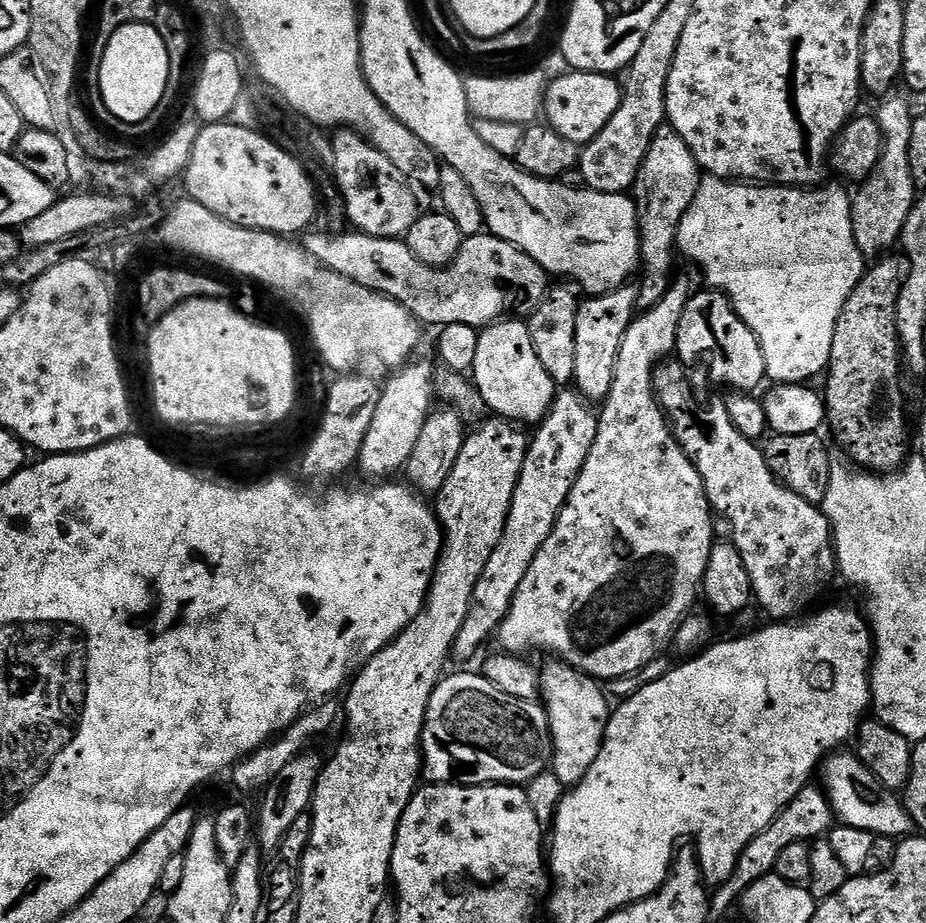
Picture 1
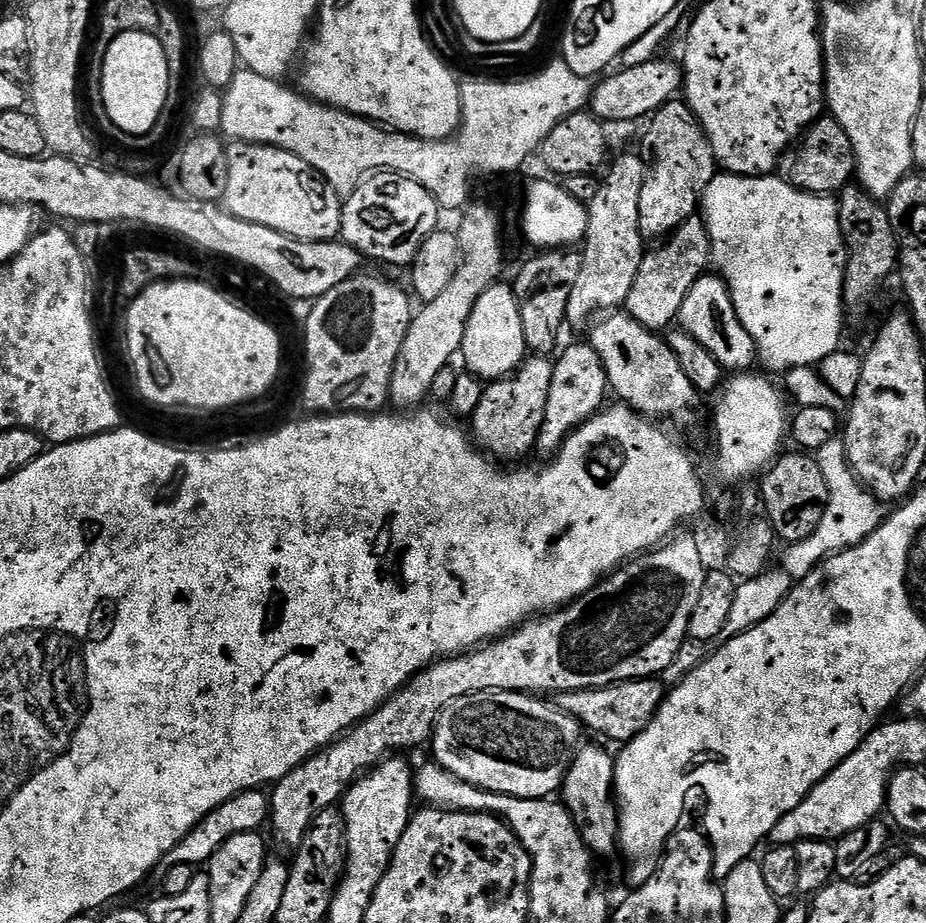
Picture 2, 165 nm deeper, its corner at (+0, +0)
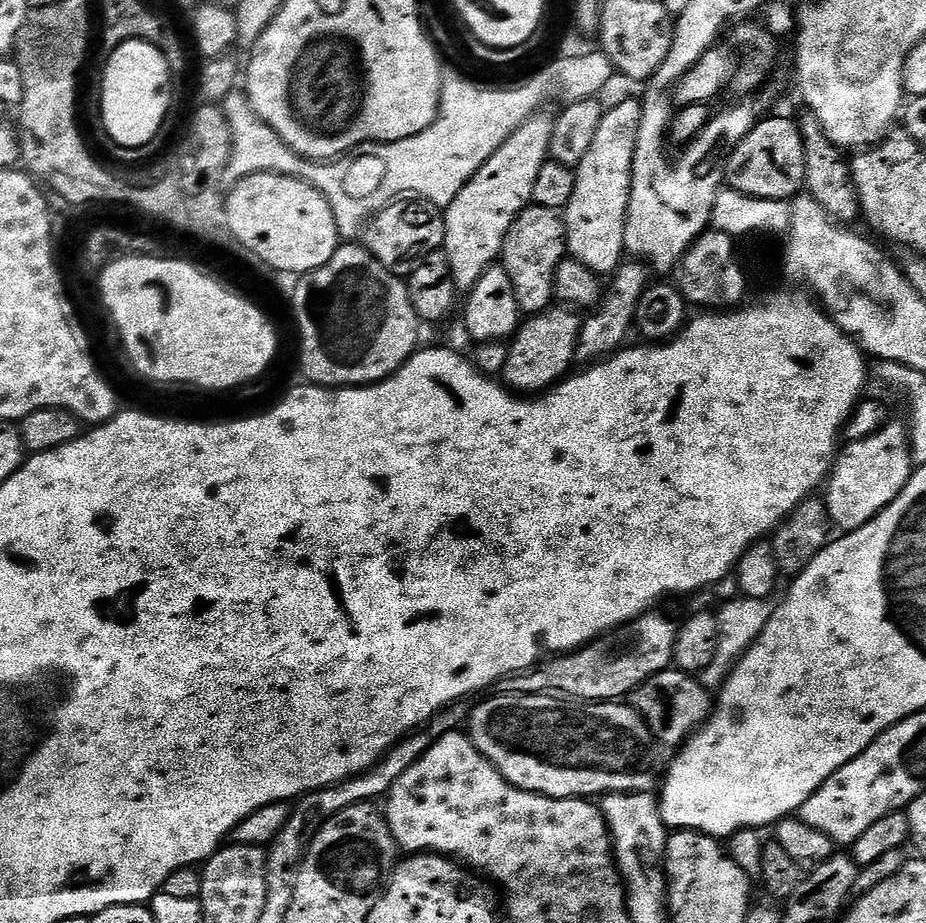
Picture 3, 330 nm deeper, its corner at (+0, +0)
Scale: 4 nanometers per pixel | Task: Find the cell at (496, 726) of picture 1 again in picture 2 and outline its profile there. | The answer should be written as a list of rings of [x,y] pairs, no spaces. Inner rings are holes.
[[[495,690],[491,692],[475,692],[469,696],[458,698],[455,702],[449,704],[446,711],[442,714],[442,718],[436,727],[436,735],[430,741],[430,748],[436,751],[435,761],[440,763],[446,770],[454,773],[458,779],[470,782],[476,788],[485,788],[488,792],[500,792],[504,796],[517,796],[527,800],[542,800],[559,793],[570,766],[576,760],[576,753],[582,747],[582,741],[580,741],[582,725],[579,720],[576,720],[568,712],[563,712],[555,703],[547,704],[544,700],[547,699],[537,698],[535,695],[523,692],[497,692]]]

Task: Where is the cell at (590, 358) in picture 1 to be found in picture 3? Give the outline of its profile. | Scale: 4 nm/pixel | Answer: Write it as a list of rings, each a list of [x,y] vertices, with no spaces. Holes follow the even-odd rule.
[[[639,99],[624,100],[621,104],[616,104],[613,108],[609,107],[605,111],[602,122],[598,122],[598,134],[594,134],[594,142],[590,146],[586,158],[582,158],[582,162],[577,164],[574,169],[576,174],[574,195],[567,206],[562,209],[562,219],[568,239],[567,255],[571,259],[582,262],[582,266],[586,266],[601,278],[611,277],[626,256],[624,251],[626,210],[632,189],[632,163],[640,125],[640,106]]]

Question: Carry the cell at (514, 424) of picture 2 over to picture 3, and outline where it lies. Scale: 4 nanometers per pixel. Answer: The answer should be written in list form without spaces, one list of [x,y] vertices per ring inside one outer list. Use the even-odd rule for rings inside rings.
[[[553,306],[529,315],[511,337],[502,380],[513,393],[543,394],[573,371],[572,364],[577,363],[576,347],[580,341],[582,320],[575,316],[575,311],[567,310],[572,311],[564,306]]]

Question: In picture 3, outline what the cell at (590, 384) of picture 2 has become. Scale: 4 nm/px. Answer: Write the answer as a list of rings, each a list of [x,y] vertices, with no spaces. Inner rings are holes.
[[[640,262],[621,263],[620,267],[612,273],[598,307],[589,315],[593,316],[589,320],[585,319],[580,325],[580,341],[576,347],[576,358],[581,365],[591,366],[609,356],[615,356],[625,347],[624,339],[627,338],[628,331],[630,333],[633,331],[638,302],[644,291],[648,289],[649,283],[649,269]]]

